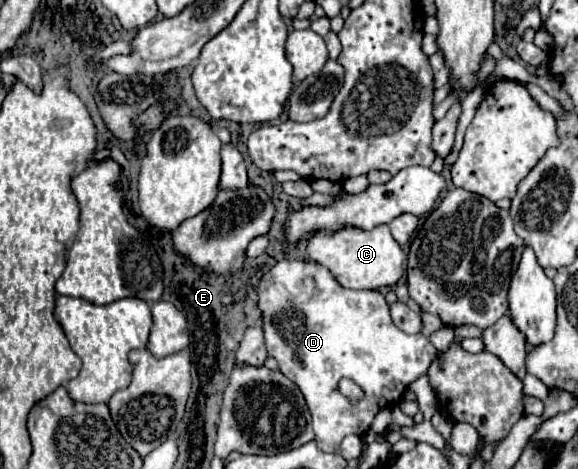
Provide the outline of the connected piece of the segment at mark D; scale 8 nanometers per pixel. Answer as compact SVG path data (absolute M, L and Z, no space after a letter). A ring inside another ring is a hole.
M282 260L266 272L258 286L258 308L262 312L268 356L276 358L280 372L304 394L312 414L316 444L324 452L336 452L342 438L348 434L364 436L376 412L392 402L396 404L408 384L422 376L438 354L426 336L404 334L398 326L394 326L382 292L342 288L324 266L312 260ZM340 378L352 378L364 388L364 398L358 404L350 404L350 400L338 392Z

